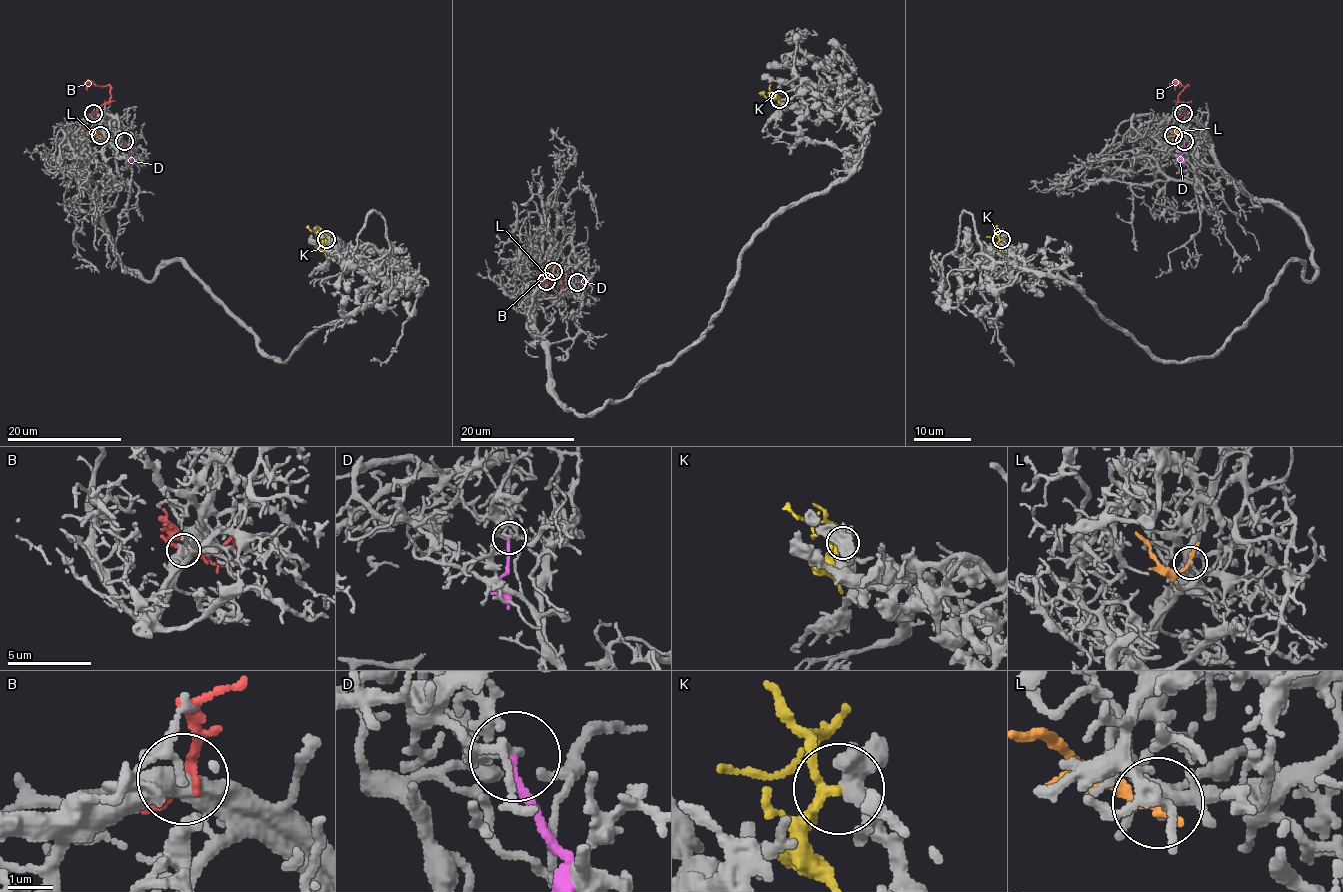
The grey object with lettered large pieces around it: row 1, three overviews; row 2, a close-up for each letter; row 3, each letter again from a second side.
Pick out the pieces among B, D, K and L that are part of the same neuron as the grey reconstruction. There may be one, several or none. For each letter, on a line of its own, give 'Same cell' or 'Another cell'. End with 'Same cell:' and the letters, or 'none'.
B: Another cell
D: Another cell
K: Another cell
L: Another cell
Same cell: none

